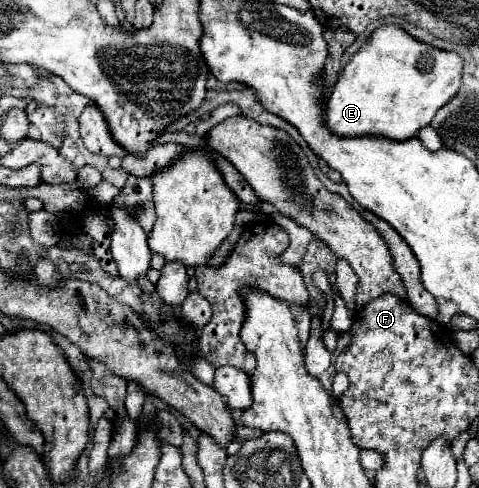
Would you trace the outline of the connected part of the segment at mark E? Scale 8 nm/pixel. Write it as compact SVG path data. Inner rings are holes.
M381 26L341 70L325 108L327 128L341 138L383 136L395 142L409 140L457 94L461 66L459 54L417 42L399 26Z

